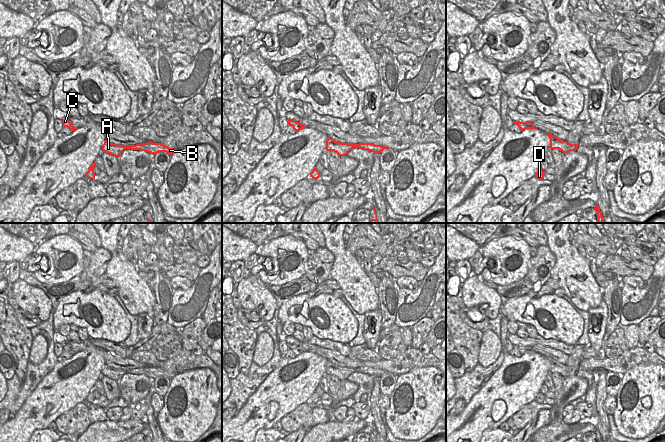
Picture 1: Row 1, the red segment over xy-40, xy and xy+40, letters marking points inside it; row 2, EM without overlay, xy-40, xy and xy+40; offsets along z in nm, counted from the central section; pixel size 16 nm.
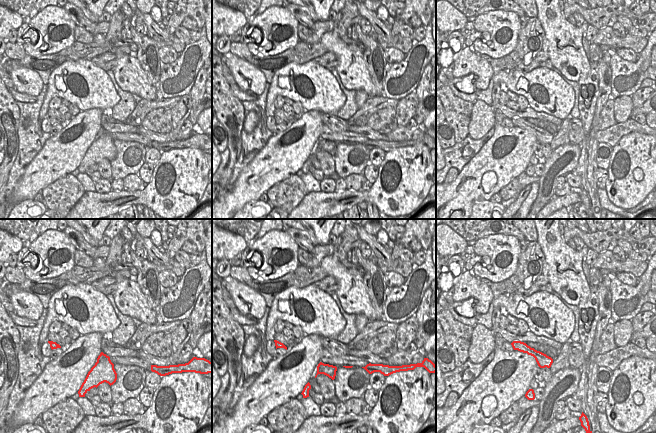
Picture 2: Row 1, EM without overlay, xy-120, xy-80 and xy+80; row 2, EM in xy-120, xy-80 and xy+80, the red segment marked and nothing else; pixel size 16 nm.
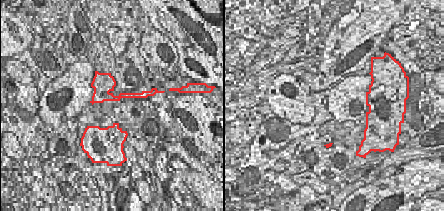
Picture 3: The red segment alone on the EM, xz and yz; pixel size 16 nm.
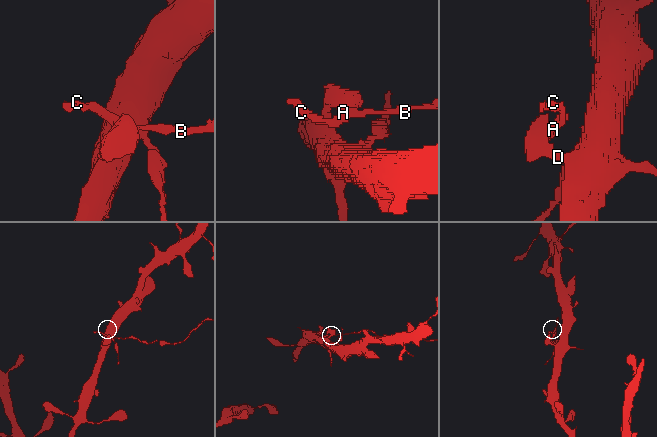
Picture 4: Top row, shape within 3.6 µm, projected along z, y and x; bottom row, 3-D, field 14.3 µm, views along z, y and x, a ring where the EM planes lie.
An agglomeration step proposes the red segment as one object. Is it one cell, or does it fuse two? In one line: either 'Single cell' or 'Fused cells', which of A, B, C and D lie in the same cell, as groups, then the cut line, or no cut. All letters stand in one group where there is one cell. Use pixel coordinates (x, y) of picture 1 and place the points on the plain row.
Fused cells. Groups: A C D / B. Split along xy (352, 368), (355, 370).

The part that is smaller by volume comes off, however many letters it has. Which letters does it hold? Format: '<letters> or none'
B

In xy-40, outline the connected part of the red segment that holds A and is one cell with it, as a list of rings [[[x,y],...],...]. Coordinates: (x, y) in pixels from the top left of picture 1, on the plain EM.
[[[105,364],[102,370],[102,374],[103,376],[106,376],[110,379],[115,380],[116,382],[119,382],[122,376],[126,373],[129,373],[129,371],[130,370],[116,369]]]

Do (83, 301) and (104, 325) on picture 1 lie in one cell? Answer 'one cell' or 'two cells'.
one cell

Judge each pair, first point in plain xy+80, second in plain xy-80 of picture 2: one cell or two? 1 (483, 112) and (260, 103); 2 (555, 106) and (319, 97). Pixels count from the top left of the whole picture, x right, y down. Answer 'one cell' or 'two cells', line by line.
1: two cells
2: one cell

